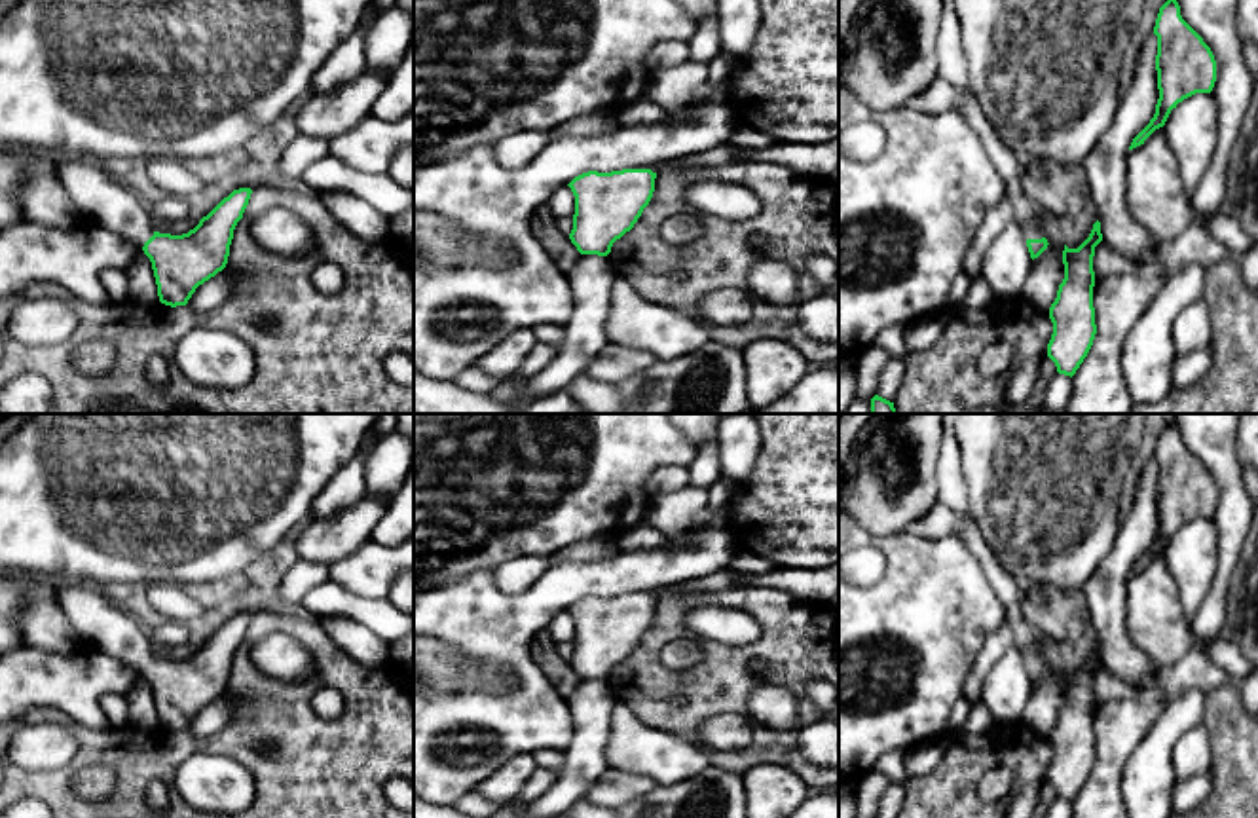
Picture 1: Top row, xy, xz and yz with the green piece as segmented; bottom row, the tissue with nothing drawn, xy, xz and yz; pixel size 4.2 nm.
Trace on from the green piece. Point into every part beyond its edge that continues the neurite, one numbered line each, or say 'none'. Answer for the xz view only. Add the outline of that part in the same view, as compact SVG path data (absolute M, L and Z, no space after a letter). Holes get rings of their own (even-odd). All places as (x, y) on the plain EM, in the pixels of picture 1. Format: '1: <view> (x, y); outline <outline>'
none

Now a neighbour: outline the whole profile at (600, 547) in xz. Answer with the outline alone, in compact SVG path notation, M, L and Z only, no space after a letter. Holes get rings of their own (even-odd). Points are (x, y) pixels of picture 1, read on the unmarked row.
M596 535L567 545L562 550L550 554L550 564L558 566L565 562L577 562L577 564L600 562L613 558L617 552L619 552L619 535Z

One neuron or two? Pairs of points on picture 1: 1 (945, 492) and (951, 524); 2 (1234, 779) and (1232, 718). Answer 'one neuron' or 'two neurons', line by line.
1: two neurons
2: one neuron

